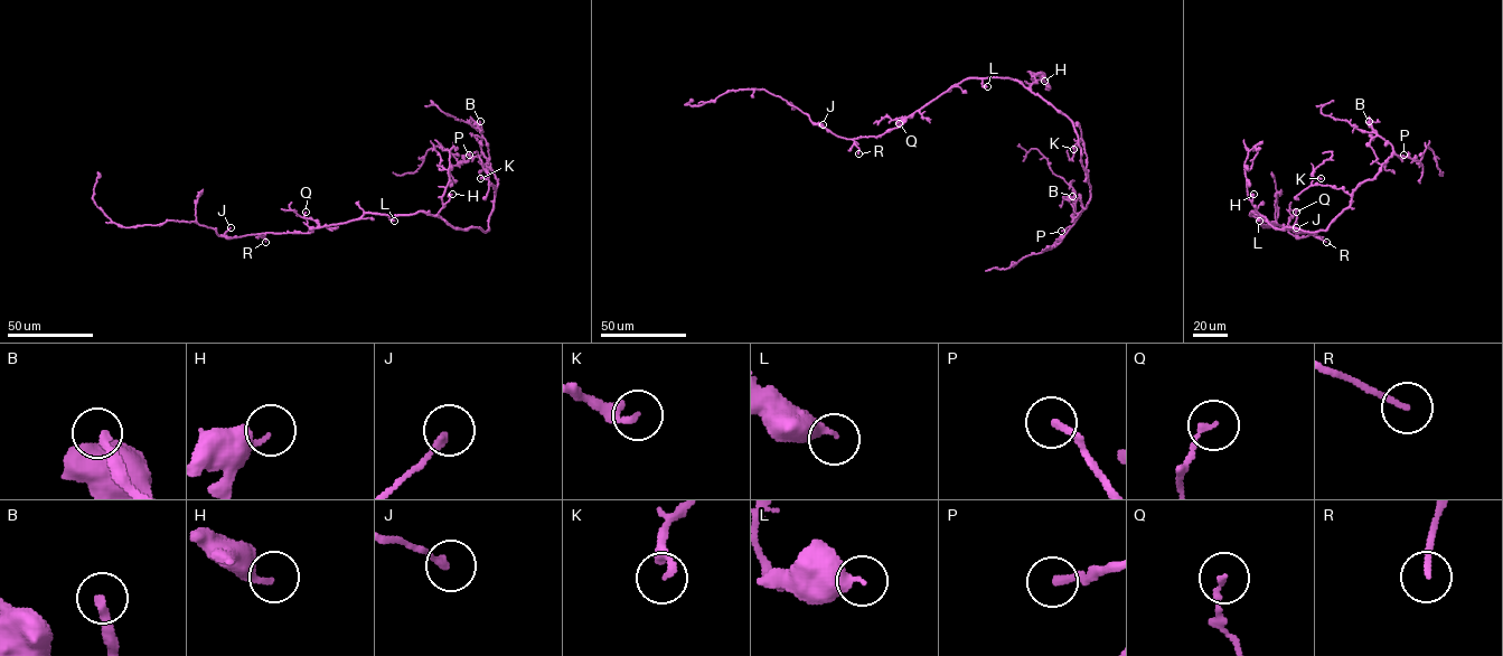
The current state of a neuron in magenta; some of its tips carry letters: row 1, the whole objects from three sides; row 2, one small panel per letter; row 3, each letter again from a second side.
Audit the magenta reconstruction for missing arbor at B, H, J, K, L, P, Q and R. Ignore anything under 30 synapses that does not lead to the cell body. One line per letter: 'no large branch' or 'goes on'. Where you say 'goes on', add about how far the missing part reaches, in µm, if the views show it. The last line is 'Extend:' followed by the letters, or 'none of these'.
B: goes on; about 80 µm are missing
H: no large branch
J: no large branch
K: no large branch
L: no large branch
P: no large branch
Q: no large branch
R: no large branch
Extend: B

